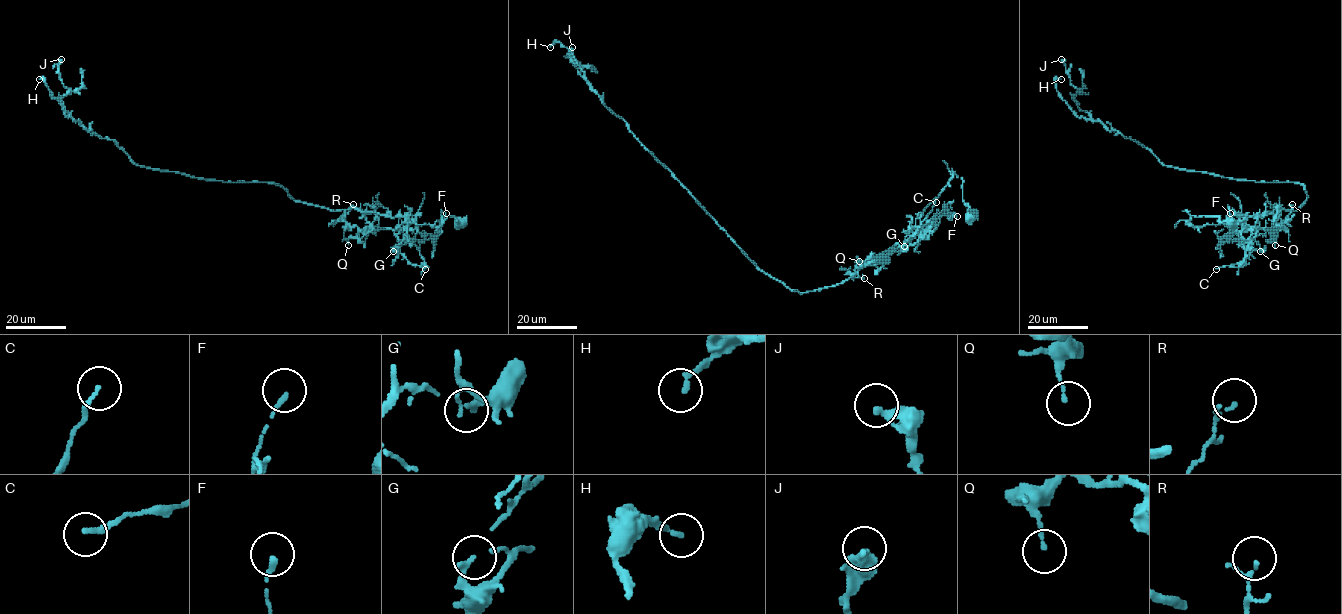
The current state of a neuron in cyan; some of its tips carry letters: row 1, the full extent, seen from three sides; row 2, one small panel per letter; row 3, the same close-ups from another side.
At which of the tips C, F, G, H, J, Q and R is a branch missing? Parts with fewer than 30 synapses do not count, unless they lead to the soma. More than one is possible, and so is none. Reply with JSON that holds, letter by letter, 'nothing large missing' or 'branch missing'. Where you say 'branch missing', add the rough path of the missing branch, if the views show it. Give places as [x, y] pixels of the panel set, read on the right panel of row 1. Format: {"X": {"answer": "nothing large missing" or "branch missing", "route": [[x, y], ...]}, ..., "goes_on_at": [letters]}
{"C": {"answer": "nothing large missing"}, "F": {"answer": "nothing large missing"}, "G": {"answer": "nothing large missing"}, "H": {"answer": "nothing large missing"}, "J": {"answer": "nothing large missing"}, "Q": {"answer": "nothing large missing"}, "R": {"answer": "nothing large missing"}, "goes_on_at": []}

